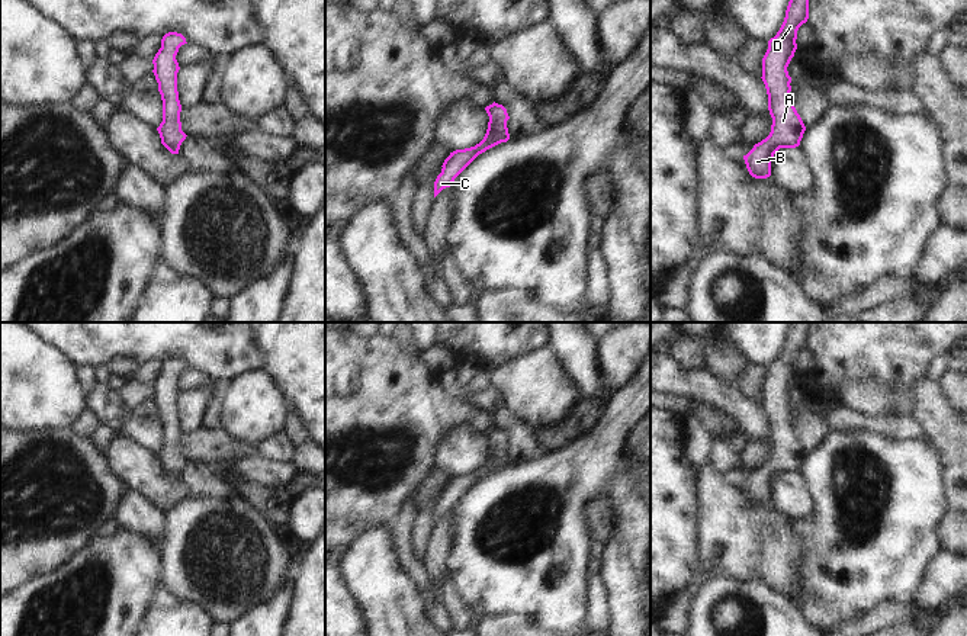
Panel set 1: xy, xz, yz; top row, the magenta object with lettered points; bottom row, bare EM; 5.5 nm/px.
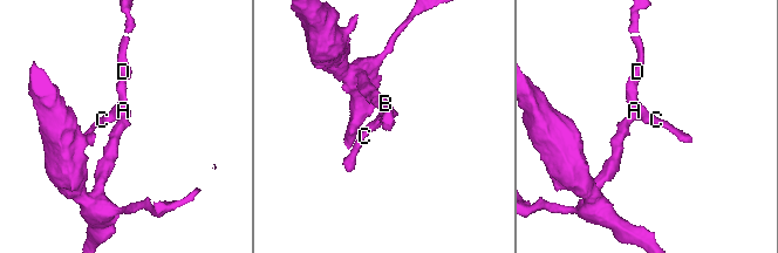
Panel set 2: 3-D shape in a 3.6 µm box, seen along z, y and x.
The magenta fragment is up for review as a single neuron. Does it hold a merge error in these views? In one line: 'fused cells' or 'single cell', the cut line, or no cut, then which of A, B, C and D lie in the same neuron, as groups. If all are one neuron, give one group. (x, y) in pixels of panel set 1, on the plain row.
single cell; no cut; A B C D

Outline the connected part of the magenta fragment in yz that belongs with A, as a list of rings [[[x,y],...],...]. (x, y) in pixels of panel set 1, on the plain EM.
[[[790,322],[784,347],[762,383],[762,407],[772,443],[771,457],[743,481],[749,500],[755,504],[771,501],[771,486],[780,473],[800,470],[806,452],[791,427],[791,402],[787,392],[797,375],[797,356],[809,344],[809,322]]]

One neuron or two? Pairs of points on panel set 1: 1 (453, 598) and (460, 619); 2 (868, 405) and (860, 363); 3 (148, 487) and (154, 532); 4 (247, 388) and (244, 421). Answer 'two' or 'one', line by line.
1: one
2: two
3: two
4: one

